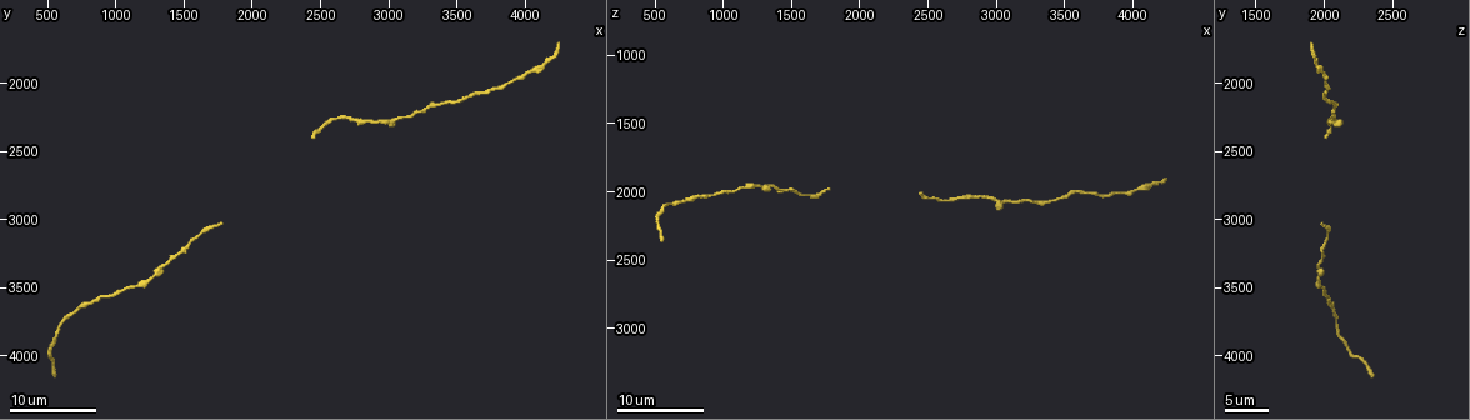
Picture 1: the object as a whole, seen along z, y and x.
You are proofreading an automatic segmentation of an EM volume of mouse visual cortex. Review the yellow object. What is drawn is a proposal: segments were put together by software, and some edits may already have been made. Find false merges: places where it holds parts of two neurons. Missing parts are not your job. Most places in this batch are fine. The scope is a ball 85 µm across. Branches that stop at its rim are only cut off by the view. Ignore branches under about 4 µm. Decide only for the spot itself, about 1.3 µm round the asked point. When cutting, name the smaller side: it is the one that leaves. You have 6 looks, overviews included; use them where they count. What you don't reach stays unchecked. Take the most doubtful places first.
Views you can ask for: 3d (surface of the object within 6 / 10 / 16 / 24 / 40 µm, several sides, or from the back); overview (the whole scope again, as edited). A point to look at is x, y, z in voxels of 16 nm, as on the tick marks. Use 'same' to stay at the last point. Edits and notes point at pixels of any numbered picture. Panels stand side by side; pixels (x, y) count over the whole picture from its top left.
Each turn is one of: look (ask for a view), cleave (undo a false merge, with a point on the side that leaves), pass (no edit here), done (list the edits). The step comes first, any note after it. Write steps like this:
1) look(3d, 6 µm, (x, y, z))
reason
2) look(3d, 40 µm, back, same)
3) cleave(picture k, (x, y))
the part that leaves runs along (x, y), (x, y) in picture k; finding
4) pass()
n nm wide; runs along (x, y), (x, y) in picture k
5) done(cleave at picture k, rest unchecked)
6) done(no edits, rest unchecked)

look(3d, 16 µm, (3060, 2280, 2080))
calibre changes

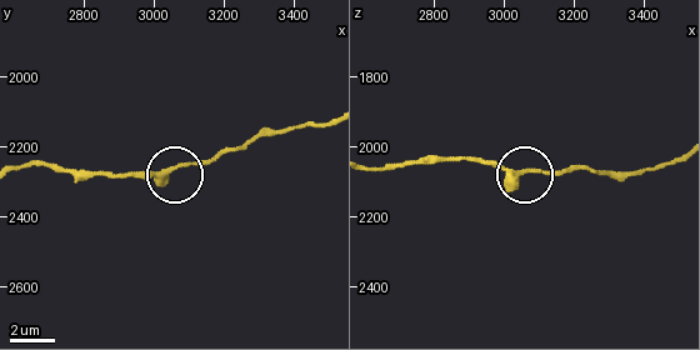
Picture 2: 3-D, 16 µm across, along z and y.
look(3d, 6 µm, (3040, 2270, 2070))

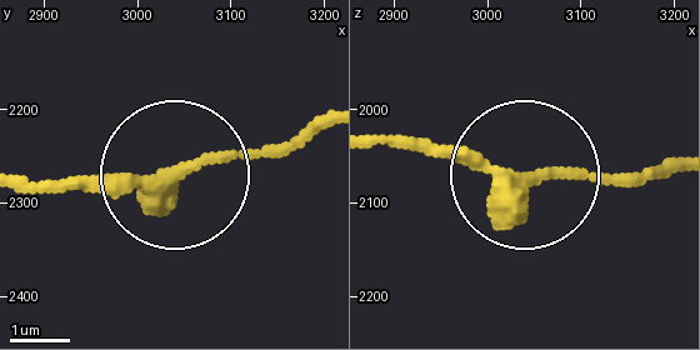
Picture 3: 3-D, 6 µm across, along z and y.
pass()
runs along (379, 140), (409, 135), (543, 180), (658, 180) in picture 3; continuous, no second neuron

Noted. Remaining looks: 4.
look(3d, 10 µm, (700, 3700, 2080))
calibre changes

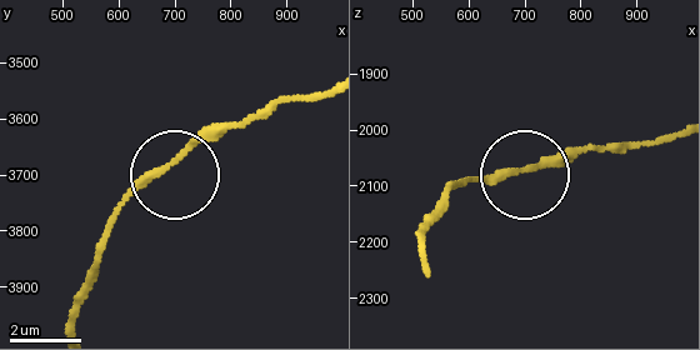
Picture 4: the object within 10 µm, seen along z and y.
pass()
runs along (673, 136), (583, 145), (511, 173), (451, 181) in picture 4; continuous, no second neuron

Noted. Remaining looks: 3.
look(3d, 16 µm, (3880, 2020, 2020))
narrows sharply

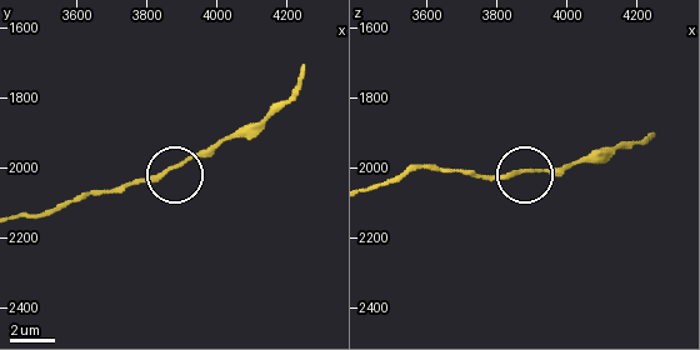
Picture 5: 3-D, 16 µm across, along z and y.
pass()
170 nm wide; runs along (371, 185), (394, 183), (423, 168), (506, 178), (571, 166) in picture 5; one neuron here

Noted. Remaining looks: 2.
done(no edits, rest unchecked)

